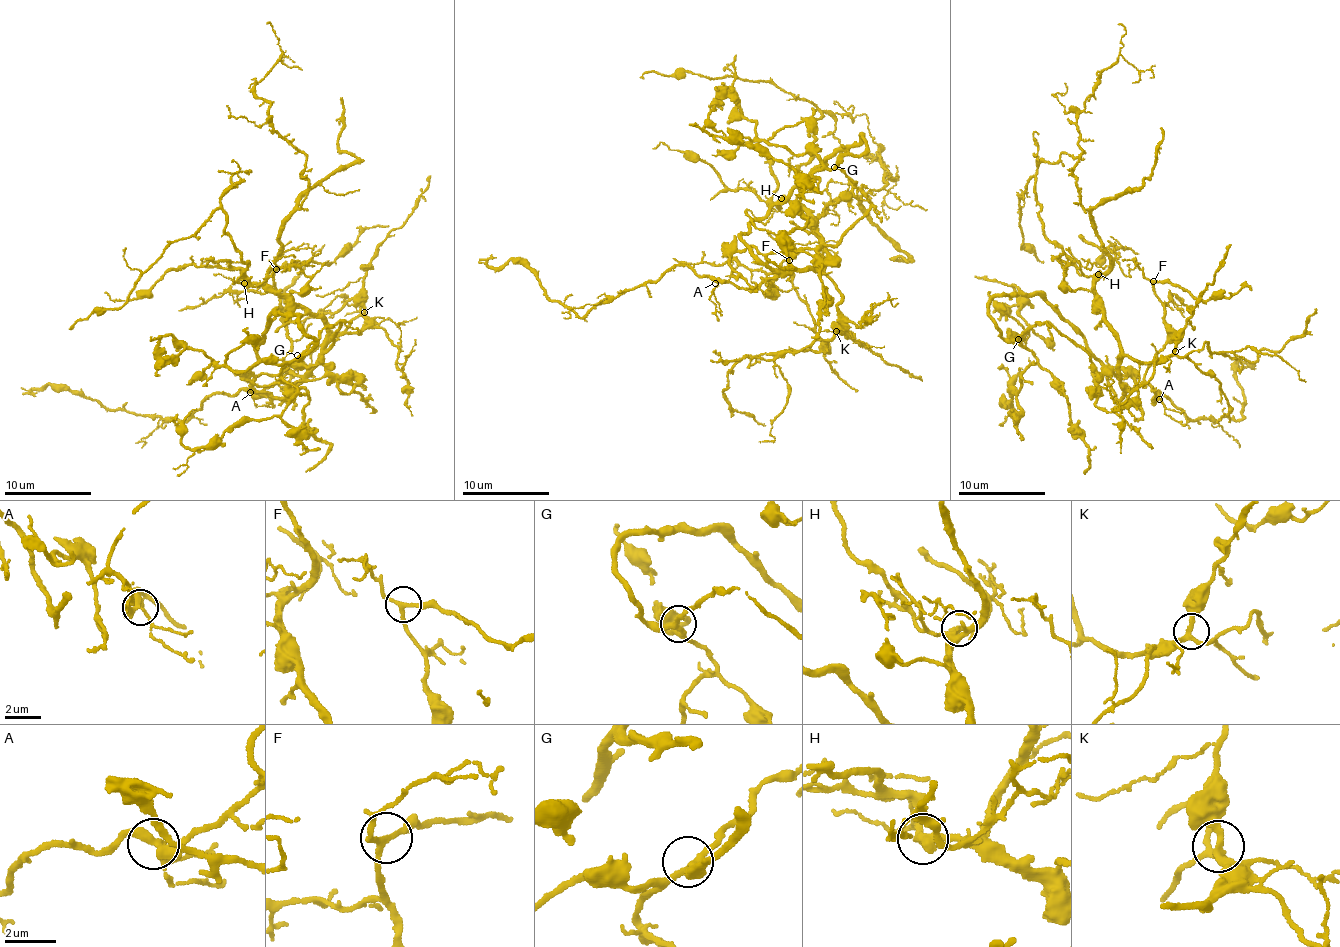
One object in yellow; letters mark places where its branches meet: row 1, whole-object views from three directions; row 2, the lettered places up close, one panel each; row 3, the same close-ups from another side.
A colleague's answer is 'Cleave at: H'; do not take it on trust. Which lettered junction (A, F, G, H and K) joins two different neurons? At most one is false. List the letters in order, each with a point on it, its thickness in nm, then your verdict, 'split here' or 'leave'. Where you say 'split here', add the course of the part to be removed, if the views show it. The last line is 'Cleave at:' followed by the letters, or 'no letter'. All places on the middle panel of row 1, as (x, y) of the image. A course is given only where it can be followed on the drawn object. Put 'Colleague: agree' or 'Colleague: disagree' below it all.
A: at (715, 283); 320 nm thick; leave
F: at (789, 260); 190 nm thick; leave
G: at (834, 167); 260 nm thick; leave
H: at (781, 198); 280 nm thick; split here; foreign part runs (781, 198), (778, 206), (759, 201), (752, 191), (730, 189), (719, 171), (695, 157), (661, 141), (653, 148)
K: at (836, 331); 240 nm thick; leave
Cleave at: H
Colleague: agree

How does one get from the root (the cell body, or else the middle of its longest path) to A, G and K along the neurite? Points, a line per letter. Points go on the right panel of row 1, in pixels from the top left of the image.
A: (1111, 389), (1117, 401), (1131, 388), (1145, 384), (1155, 391), (1154, 399), (1159, 399)
G: (1111, 389), (1083, 334), (1056, 308), (1038, 295), (995, 297), (991, 319), (1002, 336), (1018, 339)
K: (1111, 389), (1117, 401), (1123, 389), (1117, 367), (1124, 355), (1152, 364), (1162, 363), (1175, 351)

